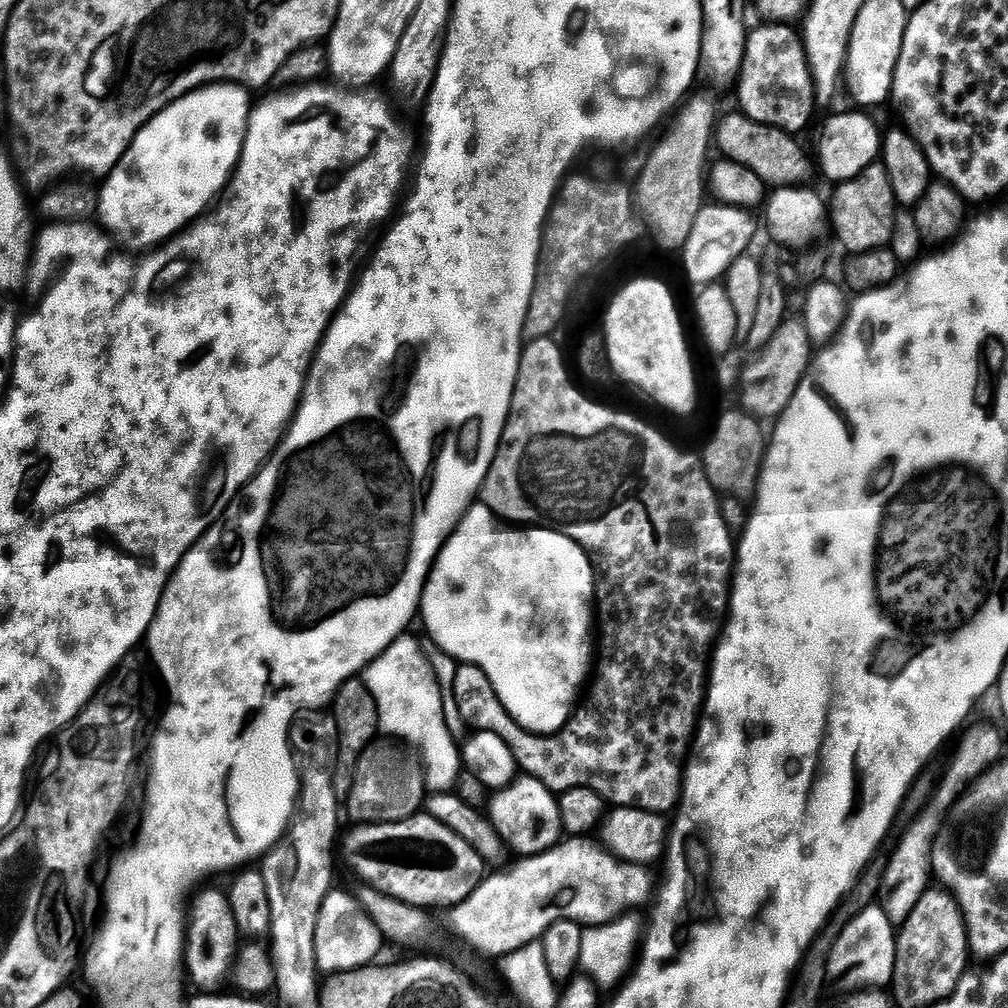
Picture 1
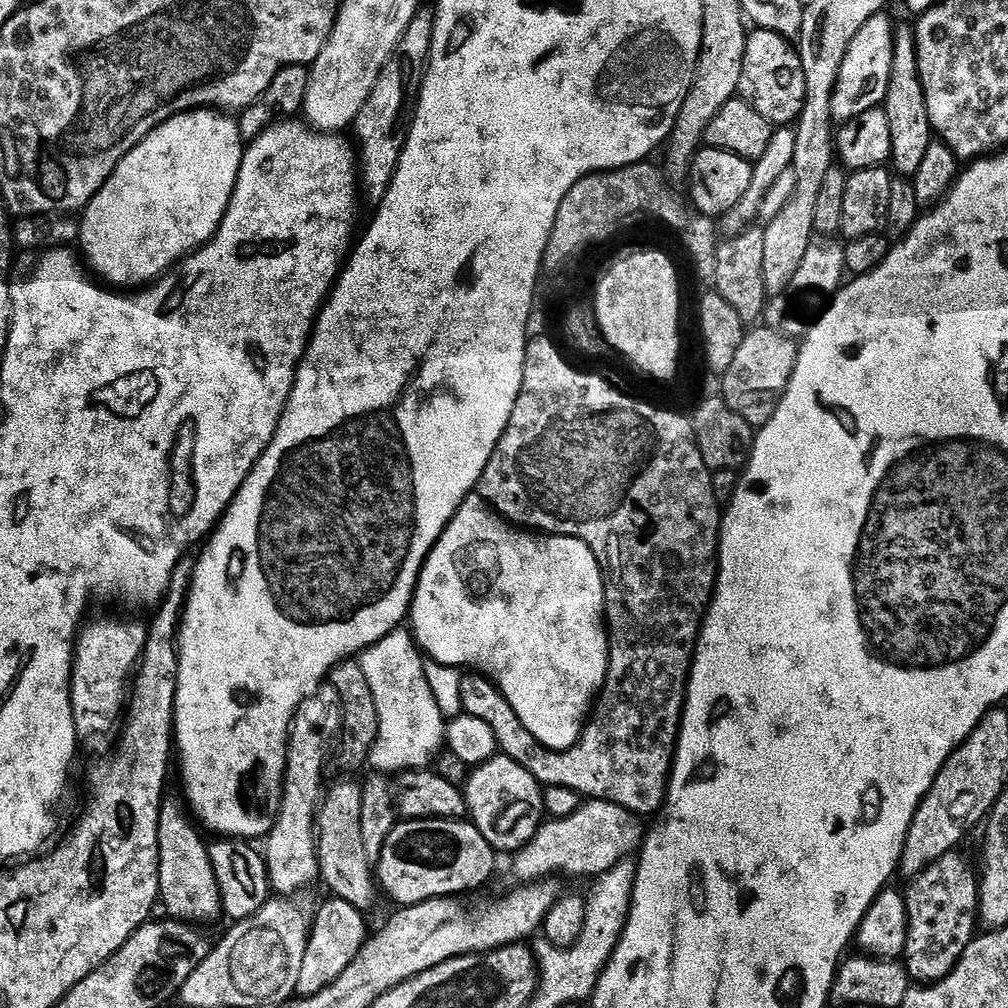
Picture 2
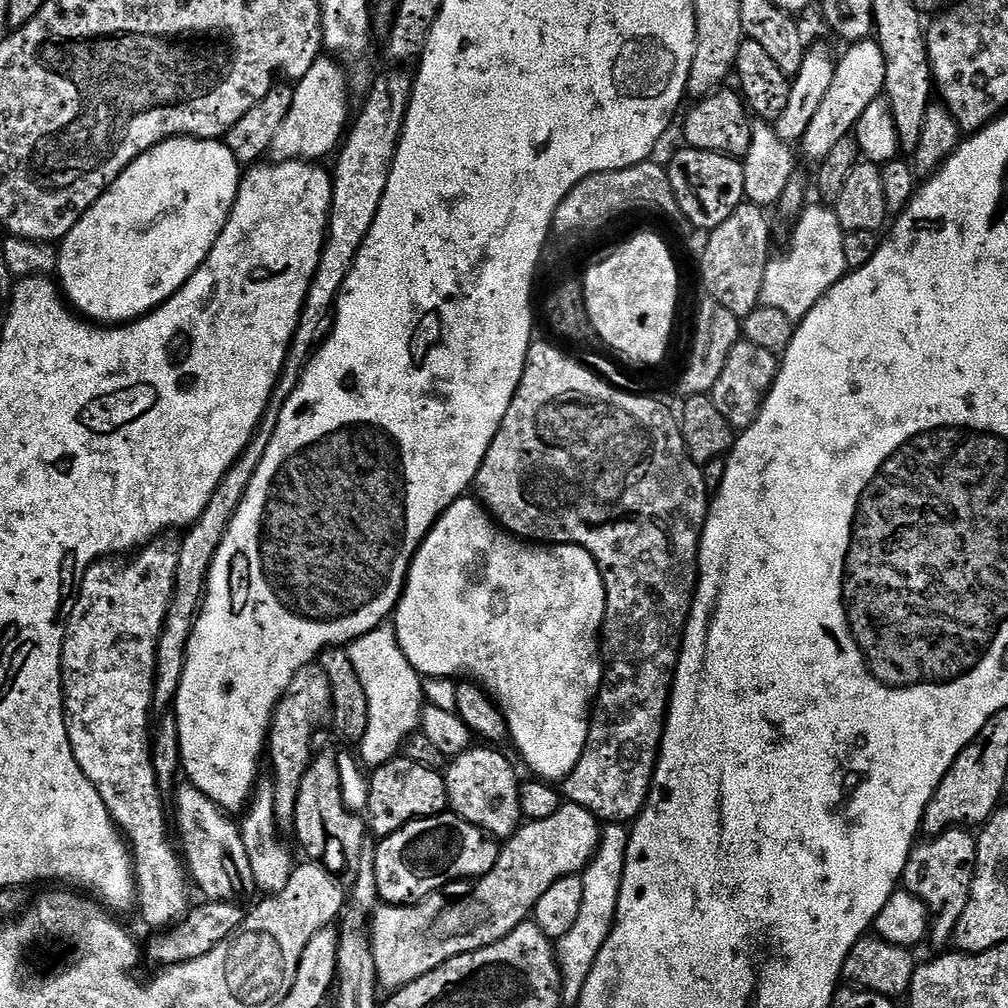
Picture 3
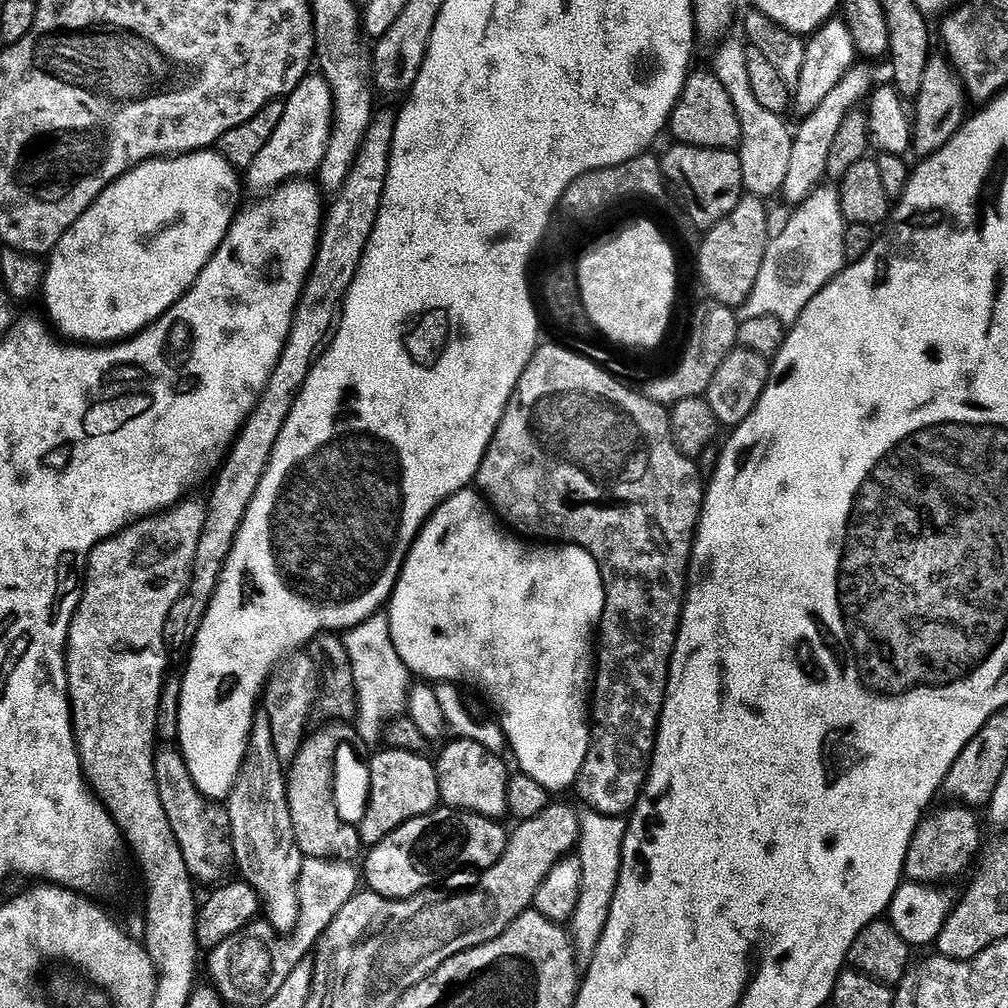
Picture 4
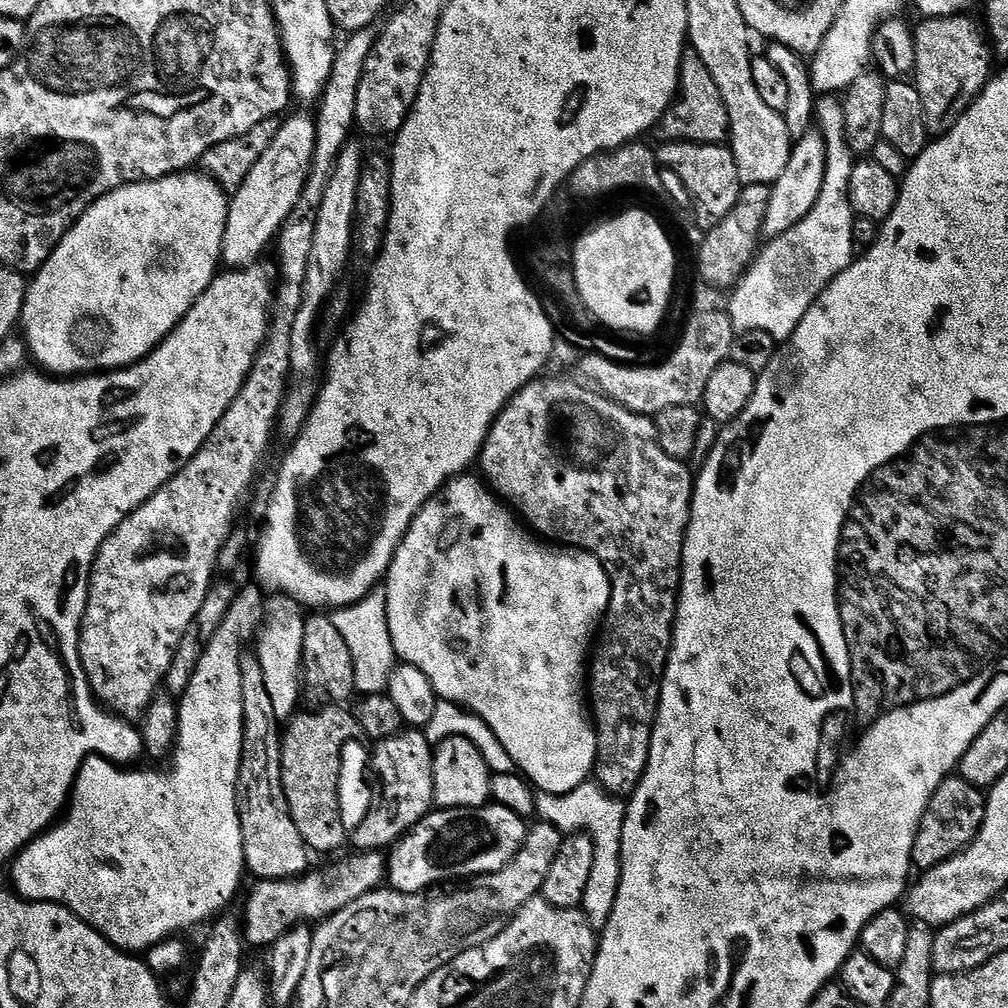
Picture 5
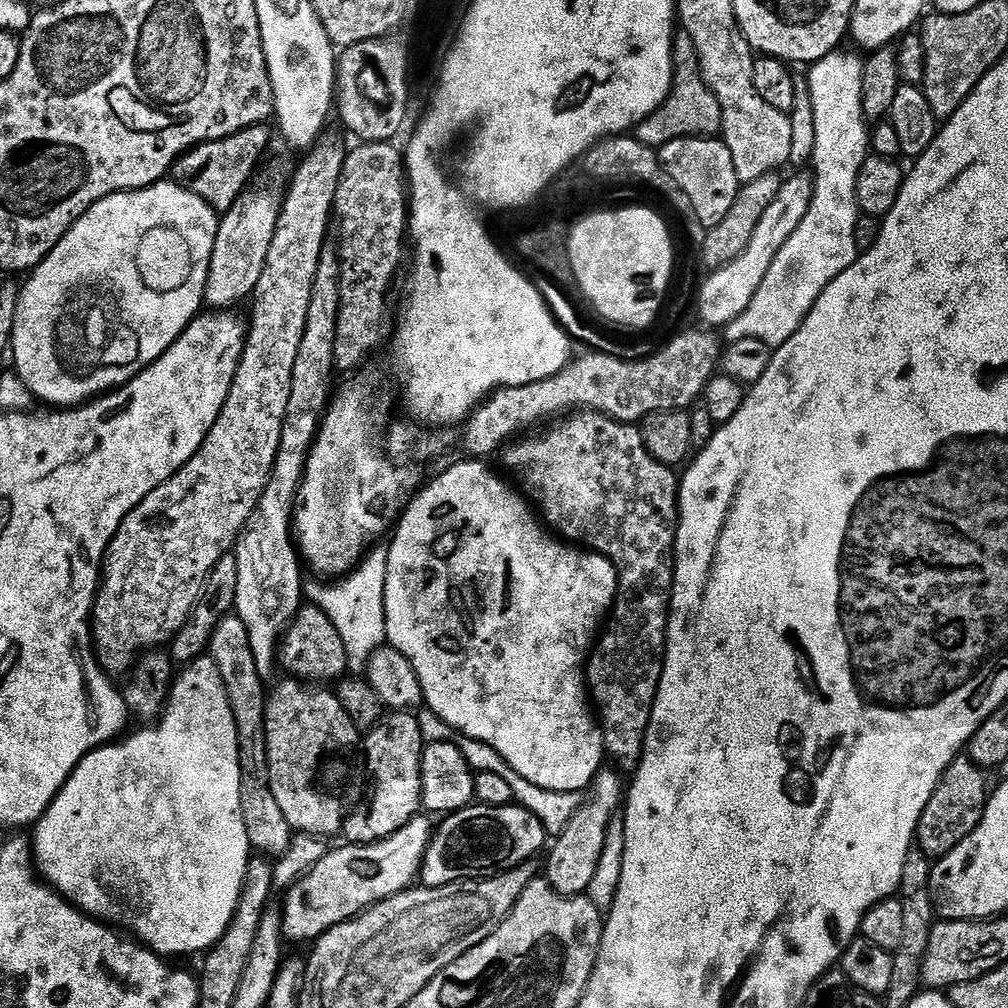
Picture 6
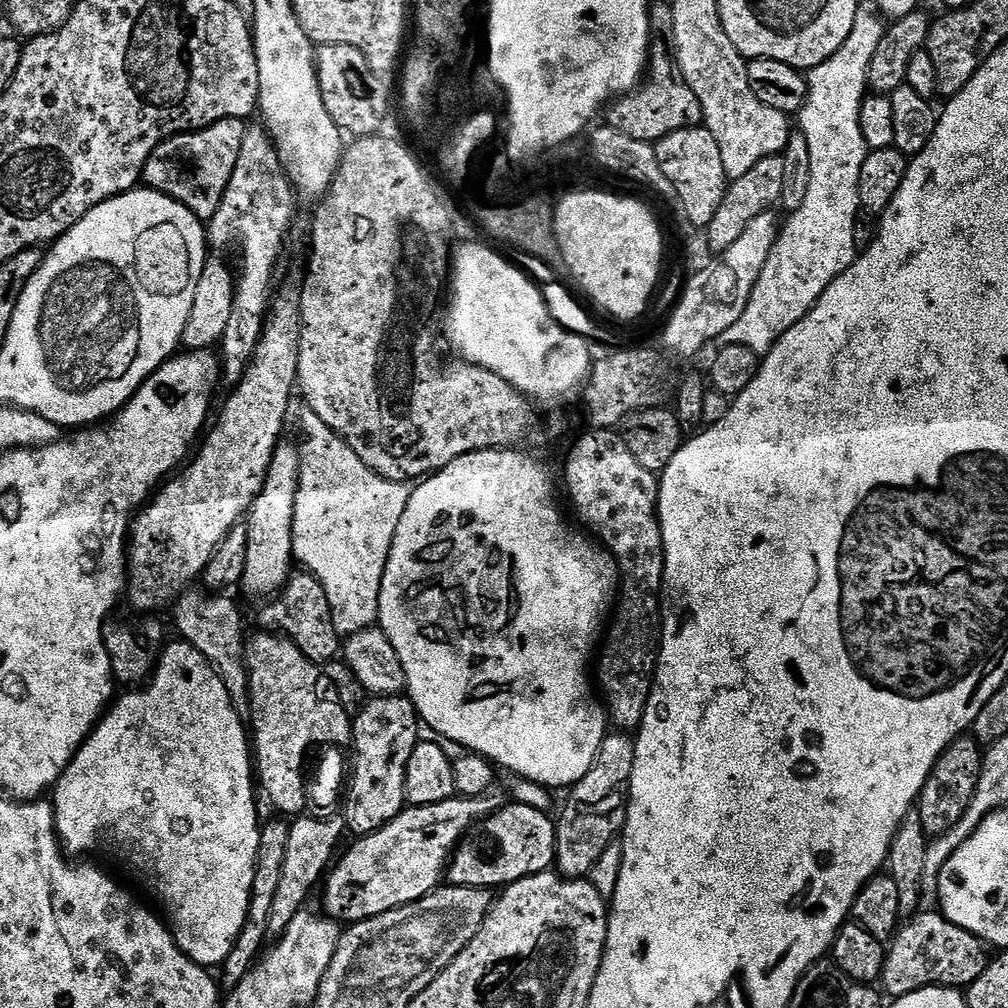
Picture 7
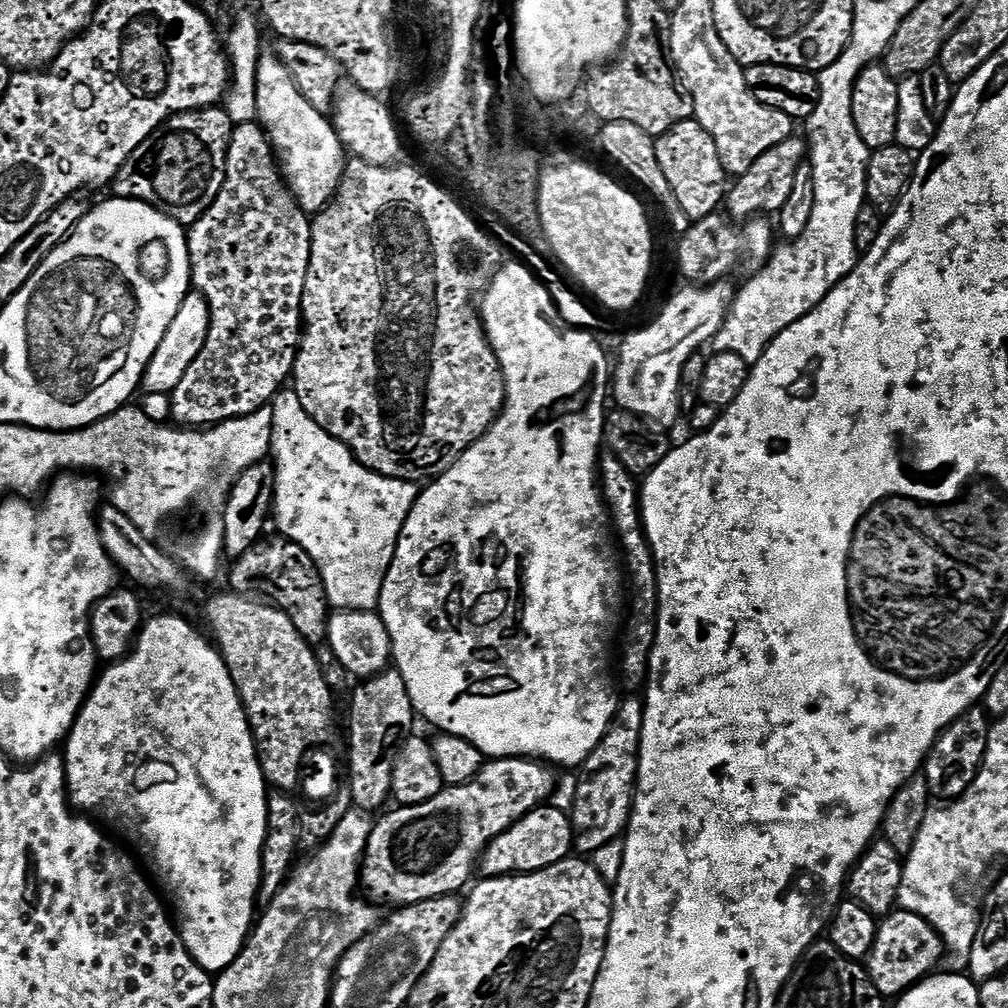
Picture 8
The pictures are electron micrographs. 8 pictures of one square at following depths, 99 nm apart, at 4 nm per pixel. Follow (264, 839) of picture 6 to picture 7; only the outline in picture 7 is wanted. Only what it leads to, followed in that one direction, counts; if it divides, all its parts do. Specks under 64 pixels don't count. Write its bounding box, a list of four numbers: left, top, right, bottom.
[175,590,249,714]

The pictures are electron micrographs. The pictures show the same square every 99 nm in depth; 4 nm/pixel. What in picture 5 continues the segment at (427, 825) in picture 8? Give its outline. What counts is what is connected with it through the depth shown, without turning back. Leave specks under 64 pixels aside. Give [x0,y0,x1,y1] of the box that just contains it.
[247,852,386,946]

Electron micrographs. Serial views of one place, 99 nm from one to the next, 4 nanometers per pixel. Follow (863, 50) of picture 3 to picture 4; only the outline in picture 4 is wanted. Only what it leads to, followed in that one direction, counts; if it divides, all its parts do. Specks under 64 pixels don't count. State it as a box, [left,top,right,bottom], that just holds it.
[782,63,874,206]

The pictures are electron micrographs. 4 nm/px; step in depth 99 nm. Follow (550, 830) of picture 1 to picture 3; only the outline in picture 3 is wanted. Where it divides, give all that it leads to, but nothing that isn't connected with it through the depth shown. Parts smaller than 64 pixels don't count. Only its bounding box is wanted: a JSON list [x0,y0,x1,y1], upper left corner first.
[443,746,524,838]

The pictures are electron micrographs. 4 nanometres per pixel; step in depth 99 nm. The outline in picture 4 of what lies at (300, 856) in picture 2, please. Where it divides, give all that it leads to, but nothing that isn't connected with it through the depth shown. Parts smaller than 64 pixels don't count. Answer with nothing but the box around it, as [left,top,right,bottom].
[262,650,320,765]

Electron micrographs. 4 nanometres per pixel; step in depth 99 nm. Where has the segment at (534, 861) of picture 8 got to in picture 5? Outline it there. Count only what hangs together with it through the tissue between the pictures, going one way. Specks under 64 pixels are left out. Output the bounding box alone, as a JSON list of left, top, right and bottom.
[386,802,528,893]

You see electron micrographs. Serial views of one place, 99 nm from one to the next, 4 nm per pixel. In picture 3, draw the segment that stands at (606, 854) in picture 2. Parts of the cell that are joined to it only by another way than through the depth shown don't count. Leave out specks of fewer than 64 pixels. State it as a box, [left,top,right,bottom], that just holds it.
[370,803,601,993]

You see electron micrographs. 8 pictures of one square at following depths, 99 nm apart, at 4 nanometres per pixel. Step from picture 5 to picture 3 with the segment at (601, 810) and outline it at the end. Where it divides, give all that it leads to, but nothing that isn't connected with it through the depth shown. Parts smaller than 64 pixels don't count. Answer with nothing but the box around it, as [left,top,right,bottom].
[558,823,629,1005]

